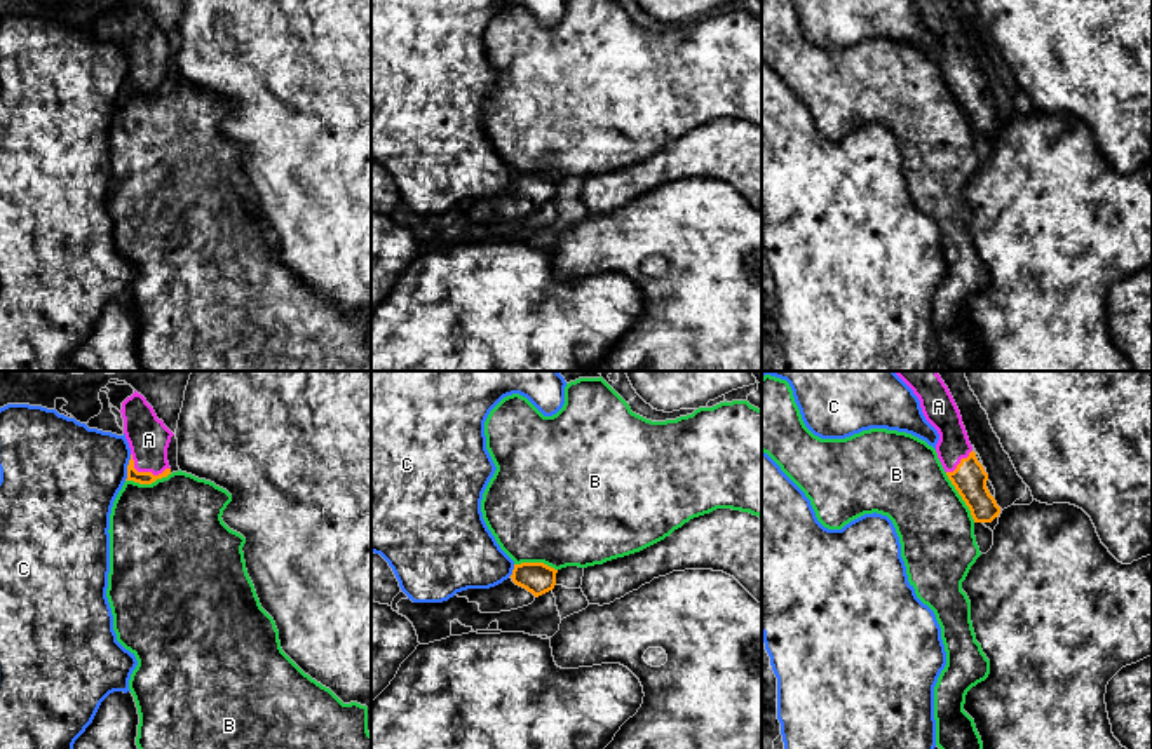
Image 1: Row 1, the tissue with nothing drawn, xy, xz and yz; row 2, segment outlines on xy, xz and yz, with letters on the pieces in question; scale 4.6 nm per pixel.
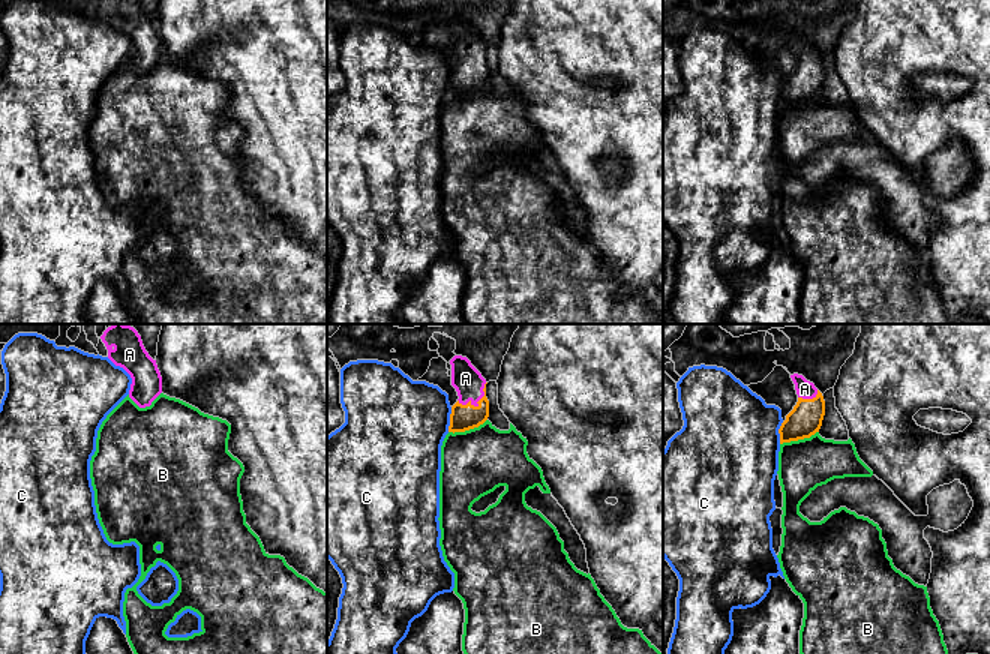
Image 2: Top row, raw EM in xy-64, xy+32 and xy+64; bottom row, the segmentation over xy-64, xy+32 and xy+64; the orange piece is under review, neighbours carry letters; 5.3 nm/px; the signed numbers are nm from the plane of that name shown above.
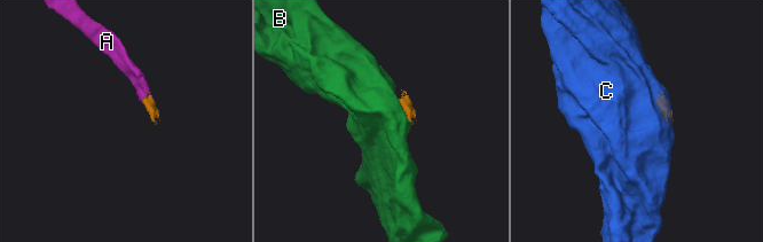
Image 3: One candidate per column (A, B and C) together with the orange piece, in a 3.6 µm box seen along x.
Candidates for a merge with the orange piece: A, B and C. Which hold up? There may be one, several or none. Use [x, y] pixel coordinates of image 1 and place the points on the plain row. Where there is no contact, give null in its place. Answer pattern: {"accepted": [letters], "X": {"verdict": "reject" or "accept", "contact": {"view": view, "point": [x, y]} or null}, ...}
{"accepted": ["A"], "A": {"verdict": "accept", "contact": {"view": "xy", "point": [145, 82]}}, "B": {"verdict": "reject", "contact": {"view": "yz", "point": [961, 105]}}, "C": {"verdict": "reject", "contact": {"view": "xy", "point": [128, 77]}}}

